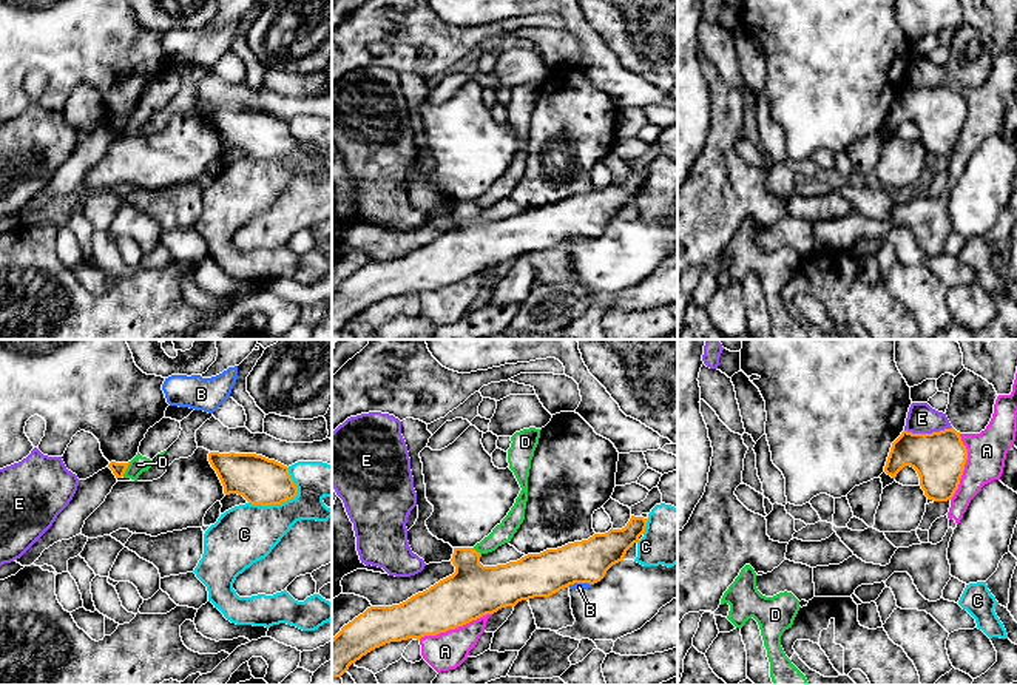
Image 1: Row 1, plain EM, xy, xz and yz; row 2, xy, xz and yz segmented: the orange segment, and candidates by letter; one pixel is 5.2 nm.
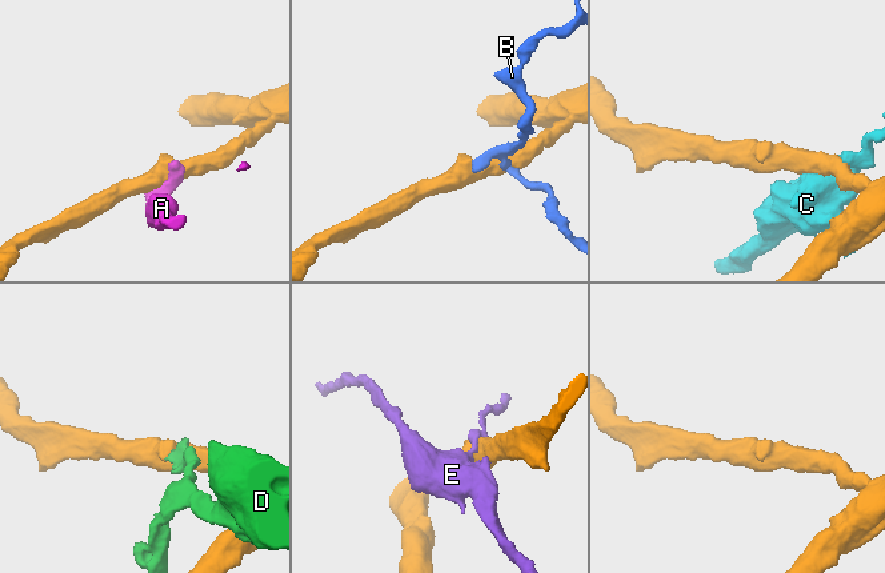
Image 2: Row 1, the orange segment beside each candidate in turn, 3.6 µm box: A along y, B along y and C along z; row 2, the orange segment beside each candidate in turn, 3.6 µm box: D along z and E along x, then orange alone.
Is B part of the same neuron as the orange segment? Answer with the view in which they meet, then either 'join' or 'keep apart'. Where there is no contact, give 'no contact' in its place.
xz | keep apart

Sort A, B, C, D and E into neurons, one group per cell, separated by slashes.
A / B / C / D / E

